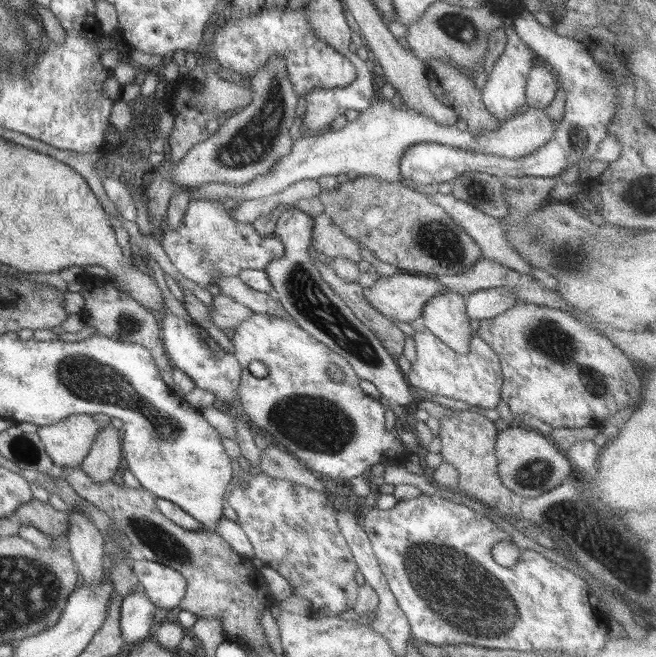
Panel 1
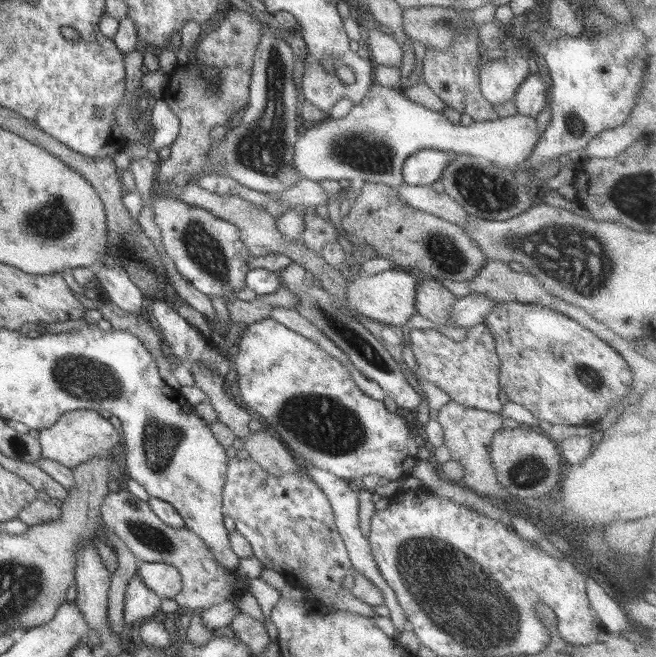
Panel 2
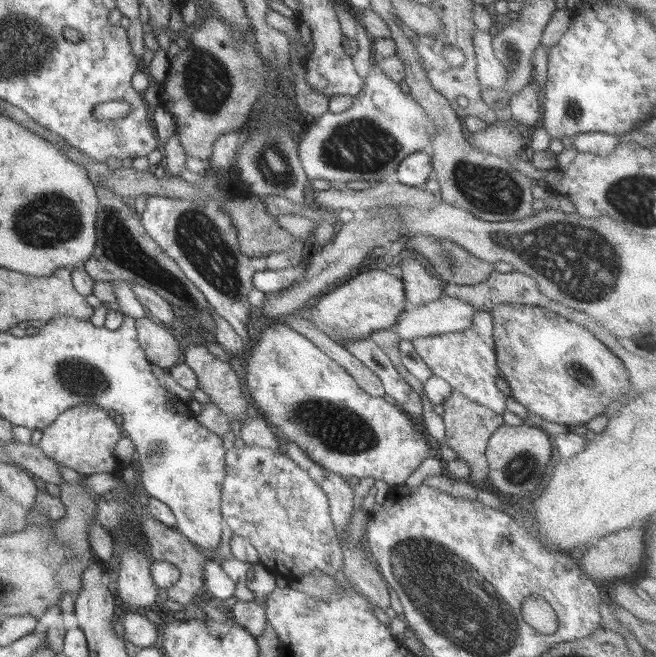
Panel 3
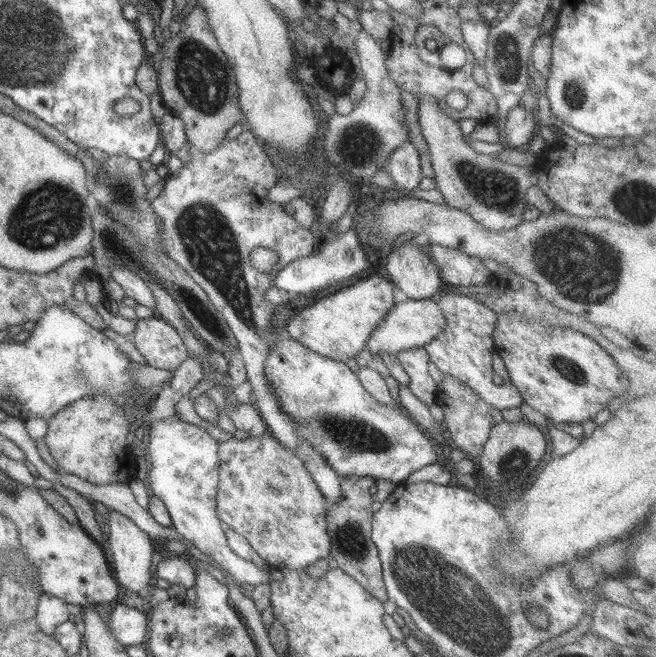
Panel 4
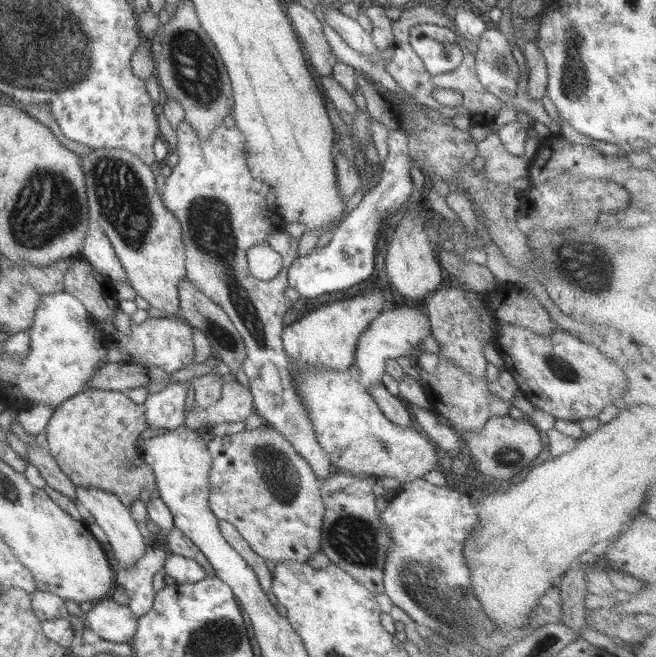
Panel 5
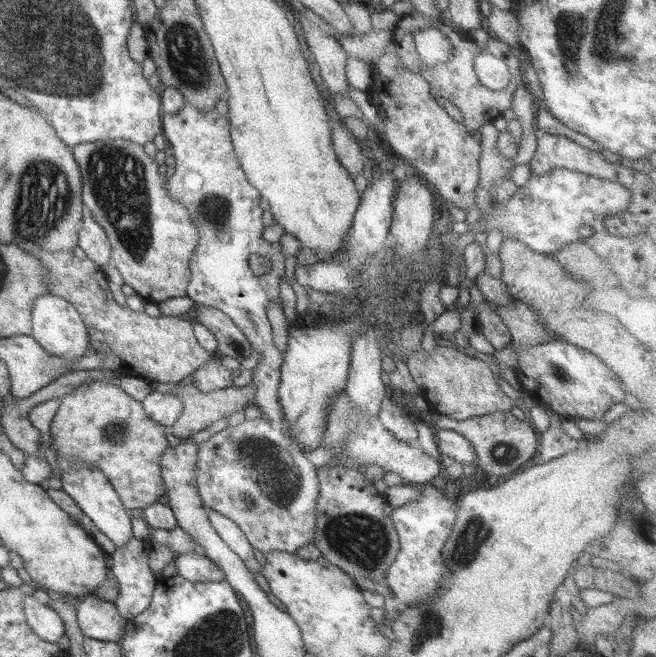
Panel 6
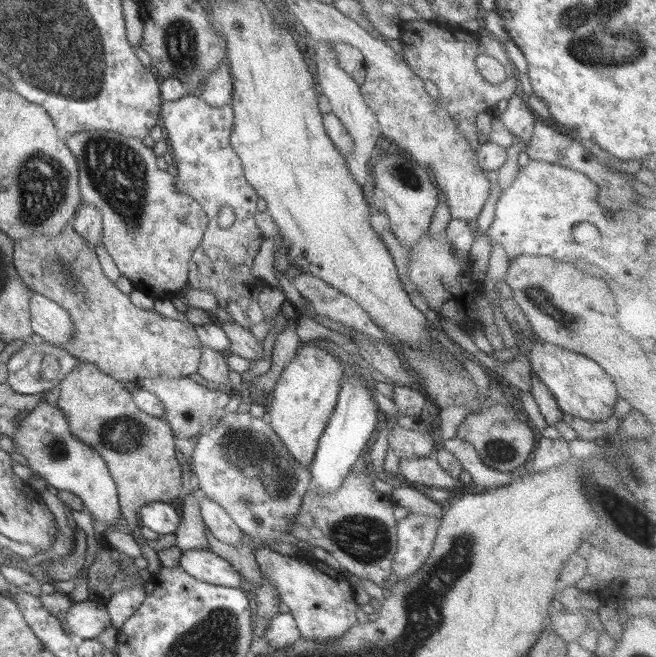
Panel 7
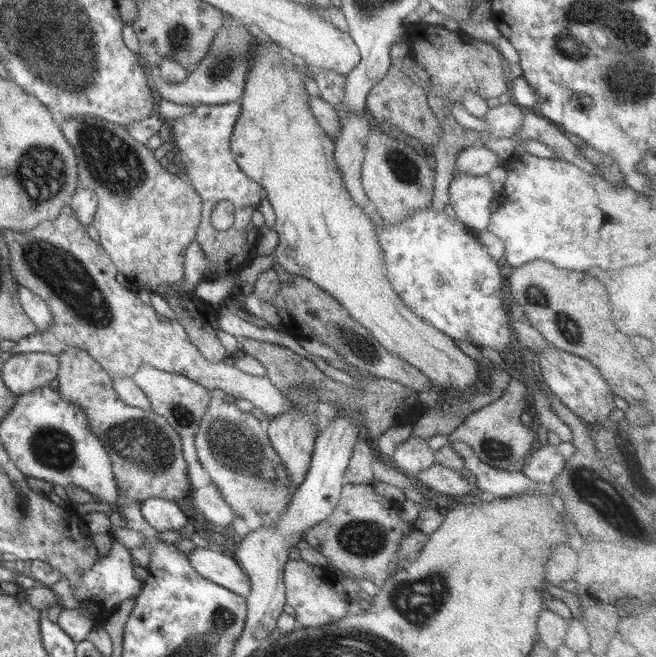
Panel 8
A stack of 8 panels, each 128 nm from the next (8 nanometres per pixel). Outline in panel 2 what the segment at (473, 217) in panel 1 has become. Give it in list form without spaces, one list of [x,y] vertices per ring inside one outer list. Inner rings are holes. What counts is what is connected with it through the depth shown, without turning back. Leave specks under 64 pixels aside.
[[[403,182],[393,189],[410,206],[432,213],[458,226],[463,226],[471,218],[471,214],[463,206],[452,200],[445,192],[434,191],[432,186],[410,186]]]

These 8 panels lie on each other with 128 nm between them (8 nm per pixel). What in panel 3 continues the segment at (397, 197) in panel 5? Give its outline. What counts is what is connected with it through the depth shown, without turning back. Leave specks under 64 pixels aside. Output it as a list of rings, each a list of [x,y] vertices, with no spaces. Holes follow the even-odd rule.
[[[418,151],[405,156],[396,169],[397,180],[402,184],[424,188],[433,175],[429,151]],[[307,262],[298,264],[298,267],[281,269],[278,271],[256,272],[252,276],[252,285],[265,294],[286,290],[298,284],[306,276]]]

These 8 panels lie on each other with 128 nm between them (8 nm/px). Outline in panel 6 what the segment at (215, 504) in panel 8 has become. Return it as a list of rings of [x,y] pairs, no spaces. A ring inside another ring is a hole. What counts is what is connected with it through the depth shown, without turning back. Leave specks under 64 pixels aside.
[[[207,508],[208,520],[212,524],[212,528],[222,537],[222,540],[236,552],[238,556],[245,562],[248,570],[251,572],[261,572],[261,565],[254,557],[255,548],[247,541],[246,535],[232,520],[224,517],[219,512]]]

